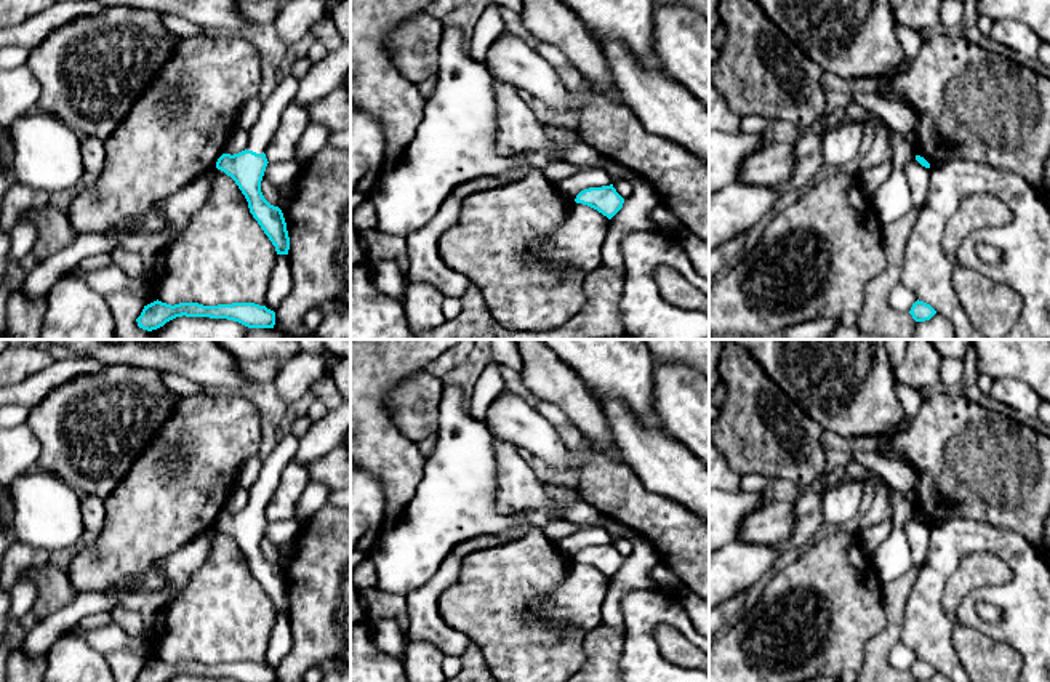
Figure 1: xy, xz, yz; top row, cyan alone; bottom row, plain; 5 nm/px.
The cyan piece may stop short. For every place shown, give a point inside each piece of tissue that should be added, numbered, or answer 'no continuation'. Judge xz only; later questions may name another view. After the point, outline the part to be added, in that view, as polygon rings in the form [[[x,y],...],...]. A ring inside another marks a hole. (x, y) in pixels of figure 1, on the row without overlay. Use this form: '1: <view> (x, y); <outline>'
no continuation

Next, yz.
no continuation

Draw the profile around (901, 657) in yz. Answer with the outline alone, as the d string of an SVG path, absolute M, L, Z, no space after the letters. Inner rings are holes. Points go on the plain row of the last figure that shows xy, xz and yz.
M898 642L896 645L893 645L888 660L895 669L909 671L917 656L911 648Z

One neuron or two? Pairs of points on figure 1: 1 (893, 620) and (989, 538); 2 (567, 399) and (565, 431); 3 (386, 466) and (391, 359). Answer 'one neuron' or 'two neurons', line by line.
1: two neurons
2: two neurons
3: one neuron

